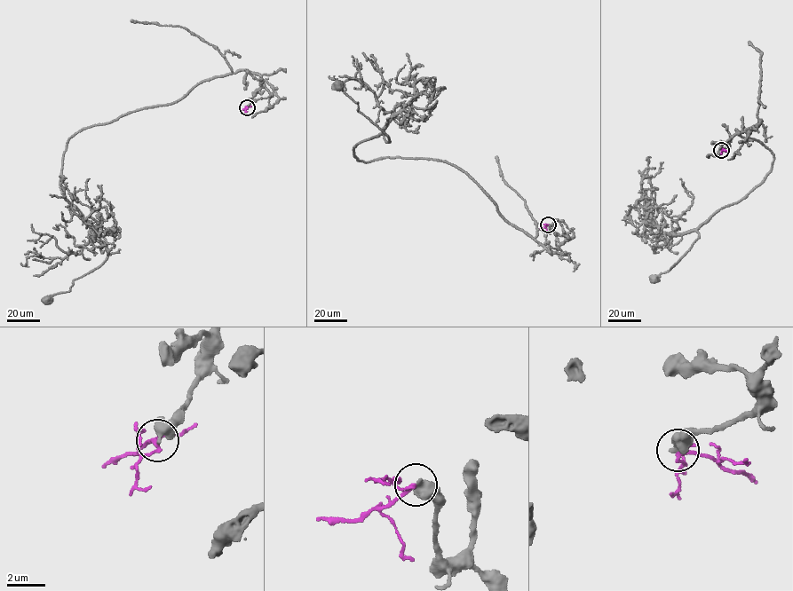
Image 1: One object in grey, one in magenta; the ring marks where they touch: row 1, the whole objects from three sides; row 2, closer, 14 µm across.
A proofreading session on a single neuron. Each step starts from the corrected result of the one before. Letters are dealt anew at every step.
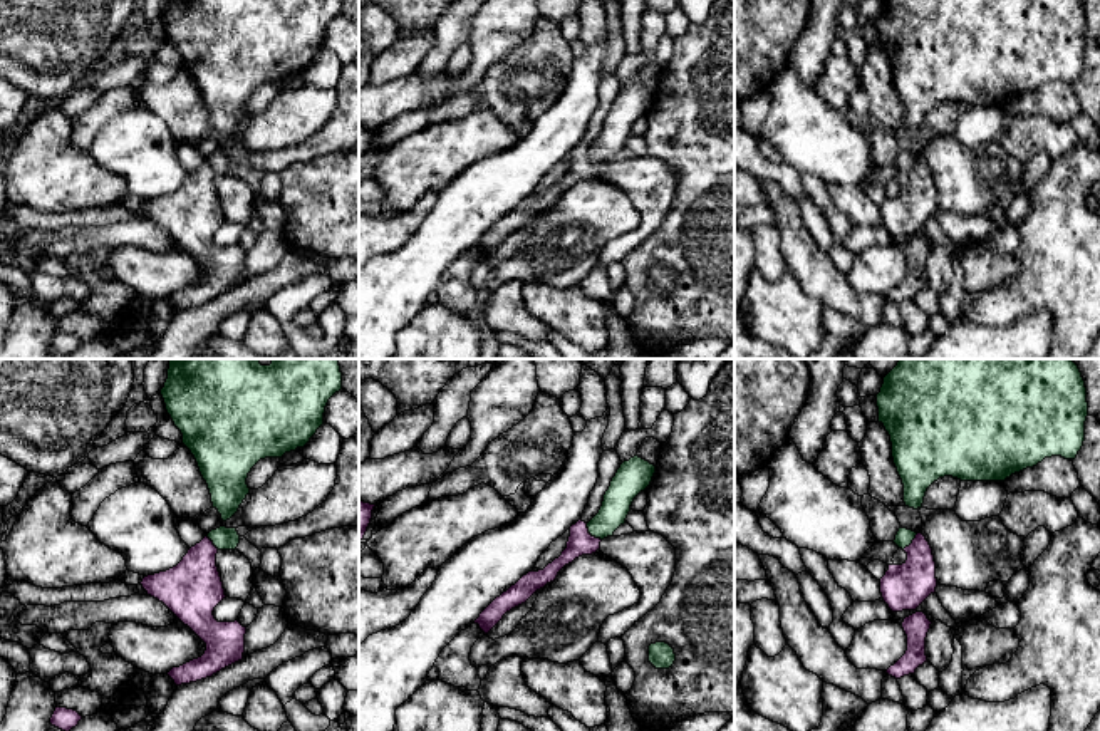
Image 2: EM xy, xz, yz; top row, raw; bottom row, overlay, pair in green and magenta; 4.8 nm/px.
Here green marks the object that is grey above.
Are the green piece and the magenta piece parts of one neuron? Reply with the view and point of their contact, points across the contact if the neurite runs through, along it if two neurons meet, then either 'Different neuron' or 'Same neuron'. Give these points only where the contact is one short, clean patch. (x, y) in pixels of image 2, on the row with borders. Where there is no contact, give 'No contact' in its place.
Touches green at xz (591, 533). Boundary: xz (586, 523), (587, 530), (601, 540). Different neuron

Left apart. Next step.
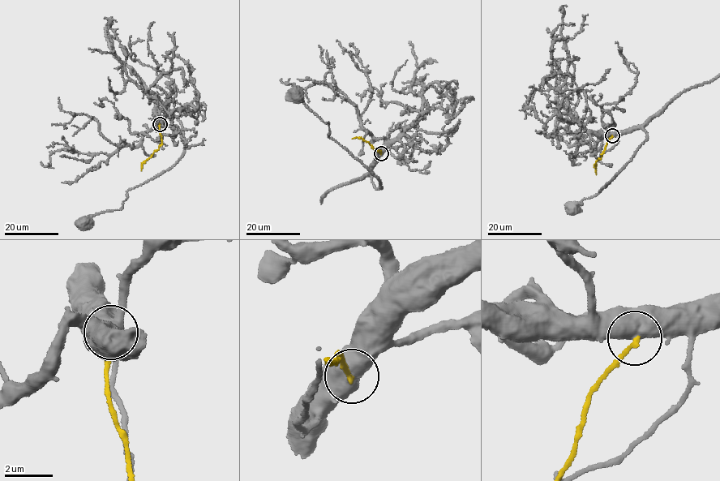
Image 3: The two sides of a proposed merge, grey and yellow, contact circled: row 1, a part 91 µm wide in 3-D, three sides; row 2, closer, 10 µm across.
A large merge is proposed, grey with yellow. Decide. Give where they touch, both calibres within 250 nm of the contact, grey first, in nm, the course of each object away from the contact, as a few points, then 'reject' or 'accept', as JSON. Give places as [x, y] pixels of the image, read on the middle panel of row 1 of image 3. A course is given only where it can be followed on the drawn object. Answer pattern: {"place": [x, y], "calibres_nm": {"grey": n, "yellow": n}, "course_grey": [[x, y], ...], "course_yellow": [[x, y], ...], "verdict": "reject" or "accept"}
{"place": [381, 153], "calibres_nm": {"grey": 800, "yellow": 200}, "course_grey": [[381, 153], [371, 169], [379, 189], [376, 176], [329, 136], [328, 123], [296, 94]], "course_yellow": [[381, 153], [361, 138], [352, 138]], "verdict": "reject"}

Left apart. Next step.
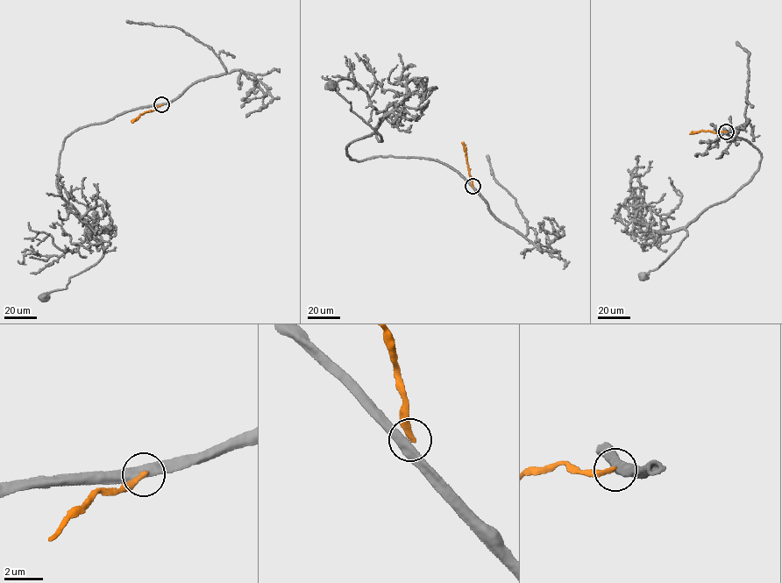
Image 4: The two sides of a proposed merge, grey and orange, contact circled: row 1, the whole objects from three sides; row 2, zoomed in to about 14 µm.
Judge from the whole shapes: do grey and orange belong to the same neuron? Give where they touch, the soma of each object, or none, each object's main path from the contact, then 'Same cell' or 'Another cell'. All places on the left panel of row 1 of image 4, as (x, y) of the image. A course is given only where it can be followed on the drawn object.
Place: (161, 104). Soma of grey: (44, 297). Soma of orange: none. Course of grey: (161, 104), (80, 127), (64, 141), (60, 195), (100, 235), (103, 253), (44, 297). Course of orange: (161, 104), (140, 114), (131, 122). Another cell

